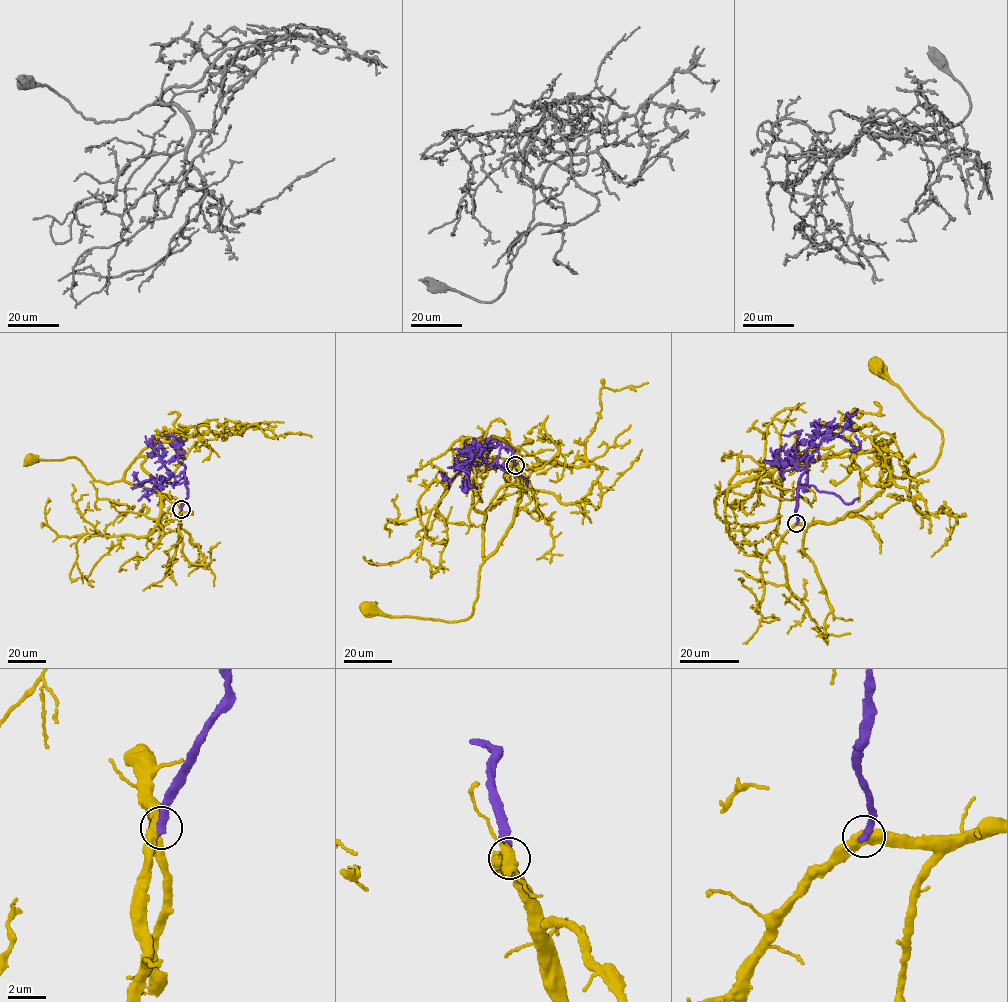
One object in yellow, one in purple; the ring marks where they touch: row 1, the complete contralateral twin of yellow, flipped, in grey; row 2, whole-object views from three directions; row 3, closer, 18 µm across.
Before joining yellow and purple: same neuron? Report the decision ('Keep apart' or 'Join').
Keep apart

